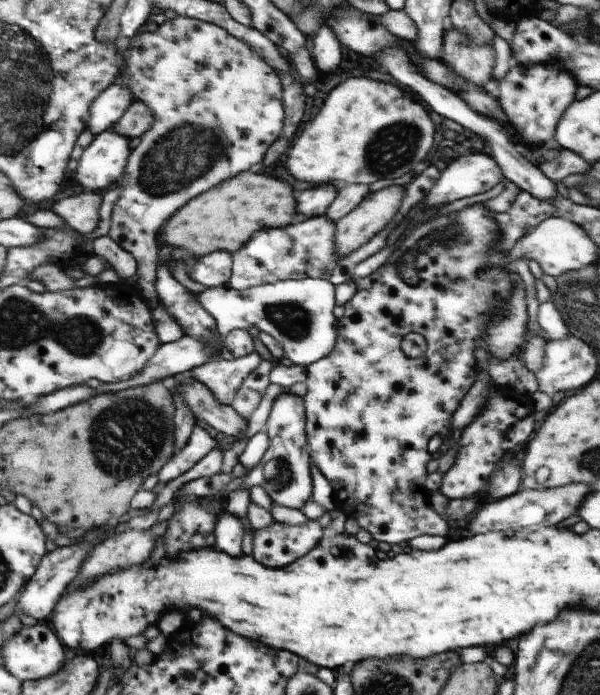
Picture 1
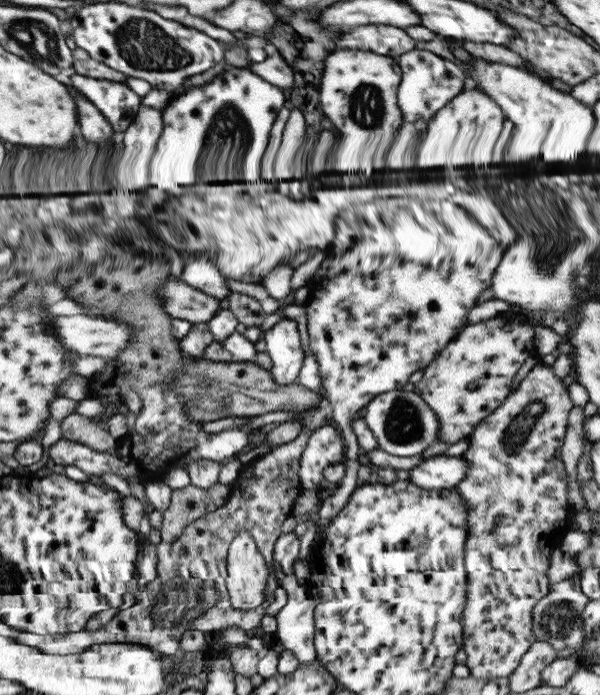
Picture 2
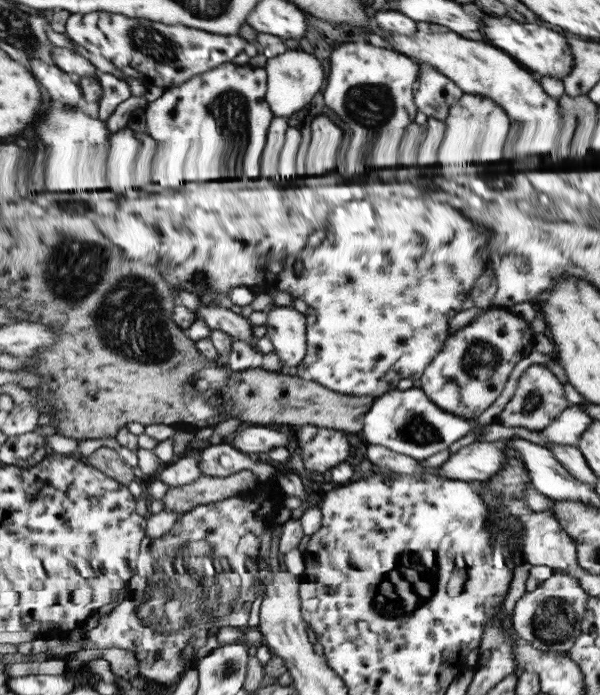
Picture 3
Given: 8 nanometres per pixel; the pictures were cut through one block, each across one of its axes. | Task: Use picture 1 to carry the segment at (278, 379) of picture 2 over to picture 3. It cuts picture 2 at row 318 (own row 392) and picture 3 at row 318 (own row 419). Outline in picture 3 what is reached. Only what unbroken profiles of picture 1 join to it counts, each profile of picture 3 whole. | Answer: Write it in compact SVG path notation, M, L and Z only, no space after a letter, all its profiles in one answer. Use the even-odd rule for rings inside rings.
M292 305L275 306L265 313L265 337L269 338L279 362L284 368L297 366L306 351L304 314Z

